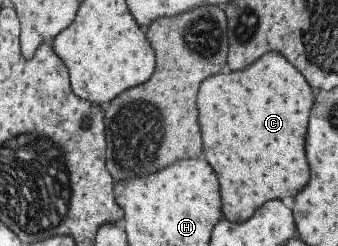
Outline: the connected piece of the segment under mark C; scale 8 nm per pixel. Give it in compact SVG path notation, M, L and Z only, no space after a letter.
M268 51L250 67L232 73L220 73L204 79L198 87L196 109L202 135L202 151L220 183L222 215L228 221L246 221L256 207L268 199L294 197L308 181L308 165L304 159L304 135L308 111L312 107L312 91L304 77L282 55Z

